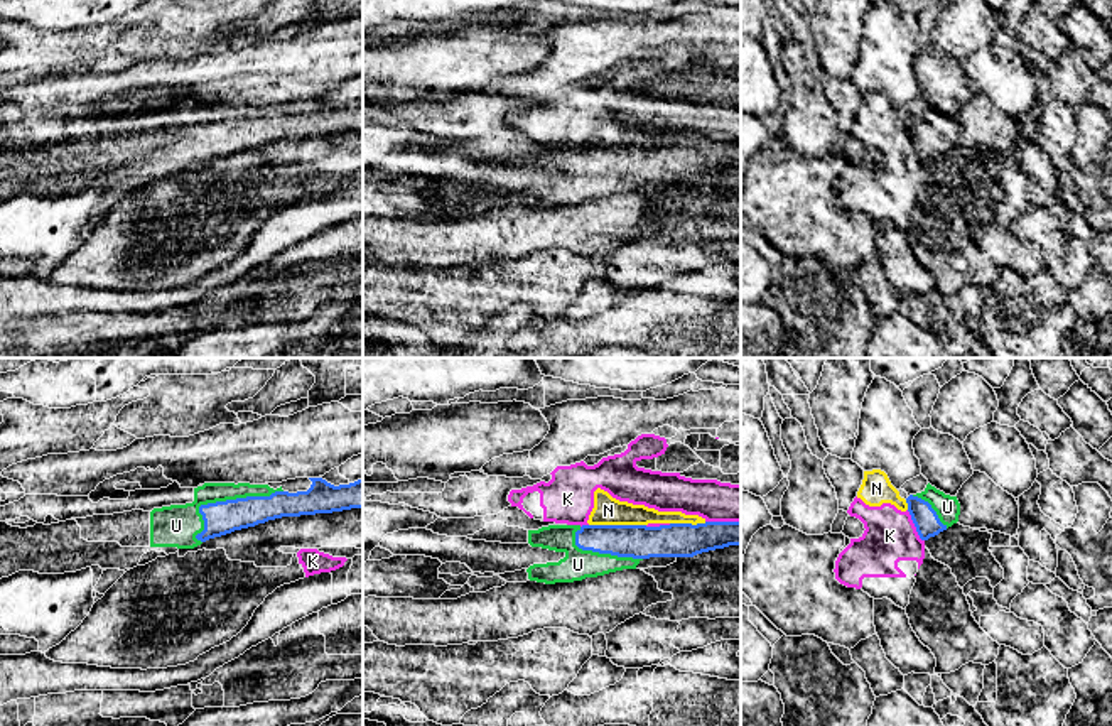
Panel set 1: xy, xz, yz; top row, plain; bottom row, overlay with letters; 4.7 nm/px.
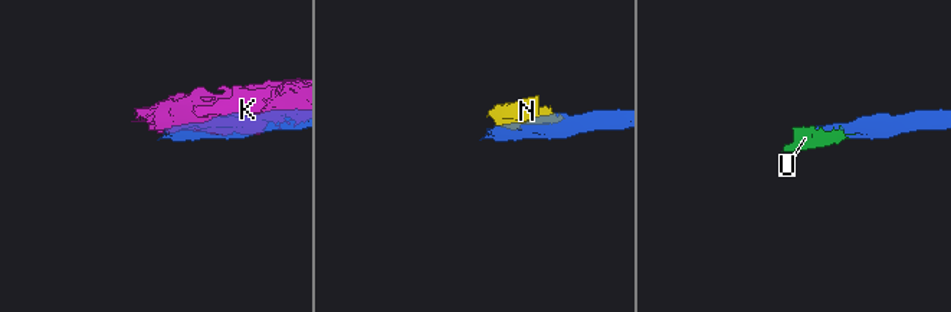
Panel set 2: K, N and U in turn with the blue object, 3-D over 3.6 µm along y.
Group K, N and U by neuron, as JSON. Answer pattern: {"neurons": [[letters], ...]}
{"neurons": [["K", "N"], ["U"]]}

